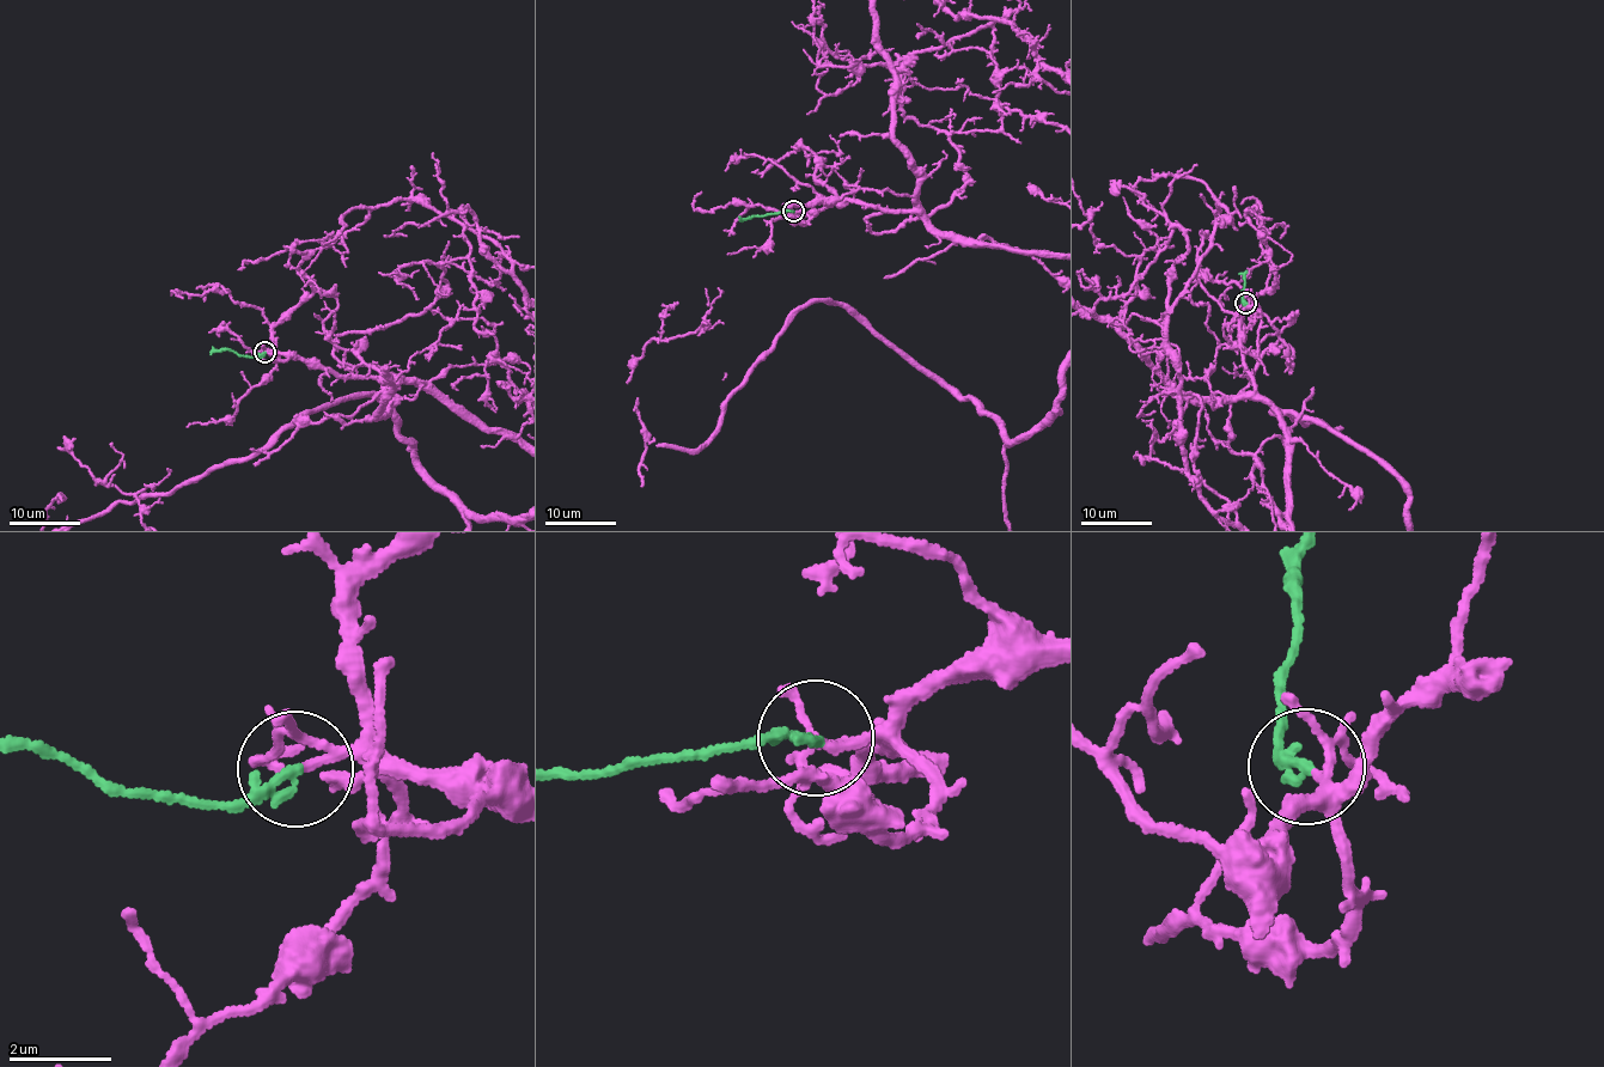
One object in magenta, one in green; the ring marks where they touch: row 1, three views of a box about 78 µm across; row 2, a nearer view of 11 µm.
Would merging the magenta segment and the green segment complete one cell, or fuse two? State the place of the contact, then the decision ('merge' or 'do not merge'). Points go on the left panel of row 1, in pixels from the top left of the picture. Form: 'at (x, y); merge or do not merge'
at (264, 352); merge

